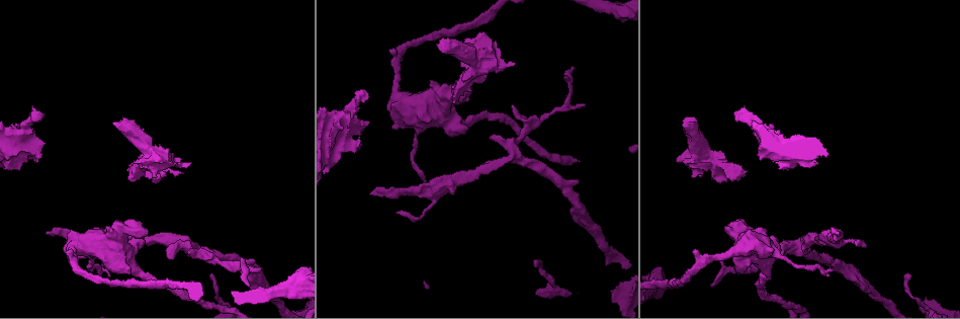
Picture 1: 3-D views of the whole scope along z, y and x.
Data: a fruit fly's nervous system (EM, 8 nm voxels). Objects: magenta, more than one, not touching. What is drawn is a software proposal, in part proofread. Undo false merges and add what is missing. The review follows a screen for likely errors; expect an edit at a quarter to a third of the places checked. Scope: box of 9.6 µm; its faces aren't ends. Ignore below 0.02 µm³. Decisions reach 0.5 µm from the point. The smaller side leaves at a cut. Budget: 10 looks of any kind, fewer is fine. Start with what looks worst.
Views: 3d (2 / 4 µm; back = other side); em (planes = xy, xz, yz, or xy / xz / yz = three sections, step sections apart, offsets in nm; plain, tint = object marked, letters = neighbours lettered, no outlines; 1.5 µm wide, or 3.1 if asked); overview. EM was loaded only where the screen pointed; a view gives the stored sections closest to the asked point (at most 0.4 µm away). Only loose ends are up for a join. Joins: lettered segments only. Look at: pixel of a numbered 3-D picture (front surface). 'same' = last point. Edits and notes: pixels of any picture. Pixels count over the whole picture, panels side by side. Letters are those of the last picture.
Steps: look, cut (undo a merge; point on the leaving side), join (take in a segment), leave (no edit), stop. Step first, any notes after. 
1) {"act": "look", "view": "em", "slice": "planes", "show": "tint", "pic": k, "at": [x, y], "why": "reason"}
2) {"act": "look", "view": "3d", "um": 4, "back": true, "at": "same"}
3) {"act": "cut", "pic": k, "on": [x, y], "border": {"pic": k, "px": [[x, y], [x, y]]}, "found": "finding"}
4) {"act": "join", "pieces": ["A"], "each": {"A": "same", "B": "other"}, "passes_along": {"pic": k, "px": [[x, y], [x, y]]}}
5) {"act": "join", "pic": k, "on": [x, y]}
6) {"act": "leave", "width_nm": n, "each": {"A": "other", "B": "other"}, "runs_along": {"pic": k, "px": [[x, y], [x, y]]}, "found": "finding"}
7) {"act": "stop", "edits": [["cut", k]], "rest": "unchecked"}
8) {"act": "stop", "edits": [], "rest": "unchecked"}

{"act": "look", "view": "3d", "um": 2, "back": true, "pic": 1, "at": [46, 233], "why": "free end"}

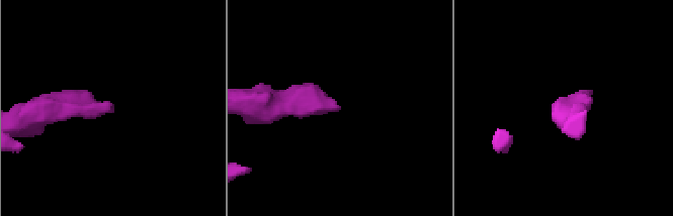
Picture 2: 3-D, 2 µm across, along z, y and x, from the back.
{"act": "look", "view": "em", "slice": "planes", "show": "tint", "pic": 2, "at": [113, 104]}

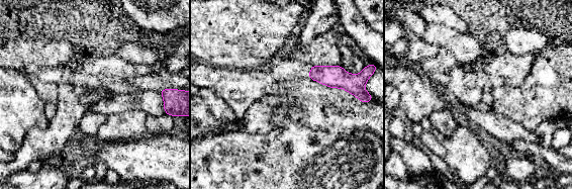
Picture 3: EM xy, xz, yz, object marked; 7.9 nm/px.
{"act": "look", "view": "em", "slice": "planes", "show": "letters", "at": "same"}

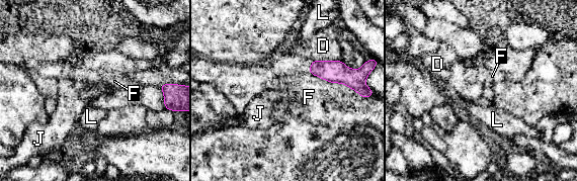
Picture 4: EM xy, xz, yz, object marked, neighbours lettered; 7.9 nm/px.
{"act": "leave", "longest_contact_nm": ["F", 380], "each": {"D": "other", "F": "other", "J": "other", "L": "other"}, "border": {"pic": 4, "px": [[309, 72], [352, 89]]}, "found": "none of them fits"}

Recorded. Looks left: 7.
{"act": "look", "view": "3d", "um": 2, "pic": 1, "at": [740, 114], "why": "branch stops here"}

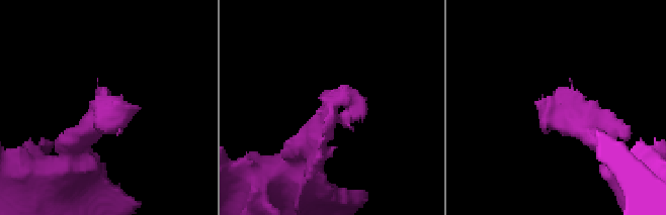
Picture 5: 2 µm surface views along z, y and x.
{"act": "look", "view": "em", "slice": "xz", "step": 4, "show": "tint", "pic": 5, "at": [363, 101], "why": "need the tissue"}

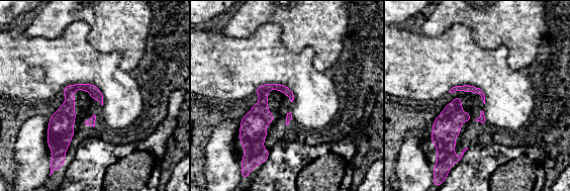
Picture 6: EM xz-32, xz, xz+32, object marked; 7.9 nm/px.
{"act": "look", "view": "em", "slice": "xz", "step": 4, "show": "letters", "at": "same"}

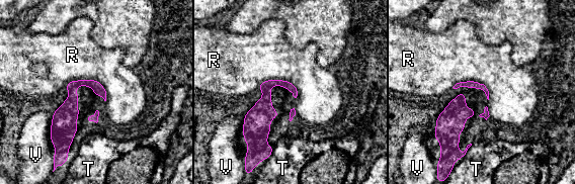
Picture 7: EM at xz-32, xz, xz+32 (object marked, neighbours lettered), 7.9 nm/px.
{"act": "leave", "longest_contact_nm": ["R", 360], "each": {"R": "other", "T": "other", "V": "other"}, "found": "none of them fits"}

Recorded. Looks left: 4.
{"act": "look", "view": "em", "um": 3.1, "slice": "yz", "step": 16, "show": "tint", "pic": 1, "at": [360, 133], "why": "an open end"}

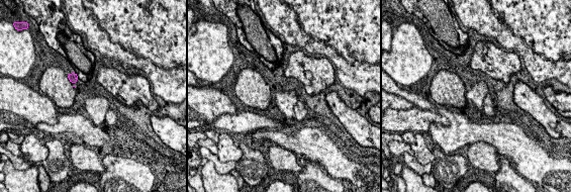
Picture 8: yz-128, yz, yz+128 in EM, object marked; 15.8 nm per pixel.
{"act": "look", "view": "em", "um": 3.1, "slice": "planes", "show": "letters", "at": "same", "why": "cut it another way"}

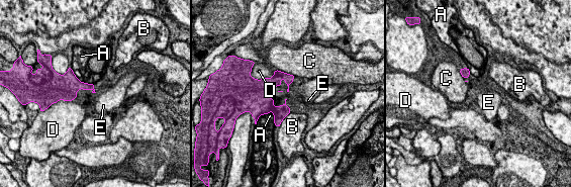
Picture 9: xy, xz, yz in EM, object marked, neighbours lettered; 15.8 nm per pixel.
{"act": "leave", "each": {"A": "other", "B": "other", "C": "other", "D": "other", "E": "other"}, "border": {"pic": 9, "px": [[78, 79], [93, 84]]}, "found": "no lettered segment goes on from it"}

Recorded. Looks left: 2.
{"act": "look", "view": "em", "slice": "xy", "step": 8, "show": "plain", "pic": 1, "at": [112, 124], "why": "an open end"}

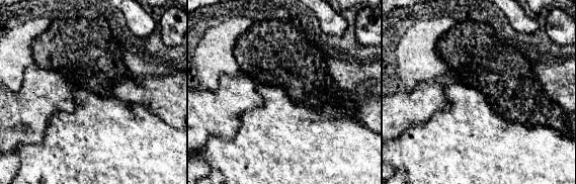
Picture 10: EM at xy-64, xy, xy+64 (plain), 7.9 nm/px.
{"act": "look", "view": "em", "slice": "xy", "step": 8, "show": "letters", "at": "same", "why": "see the neighbours"}

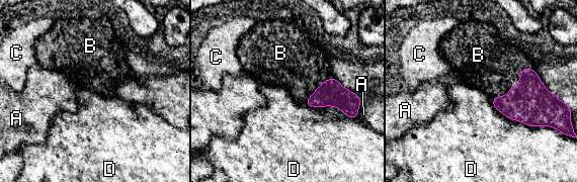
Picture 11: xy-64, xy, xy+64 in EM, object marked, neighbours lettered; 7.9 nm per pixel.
{"act": "join", "pieces": ["B"], "each": {"A": "other", "B": "same", "C": "other", "D": "other"}, "passes_along": {"pic": 11, "px": [[528, 101], [515, 83], [492, 65]]}, "found": "it goes on there"}

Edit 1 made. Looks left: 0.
{"act": "stop", "edits": [["join", 11]], "rest": "unchecked"}

